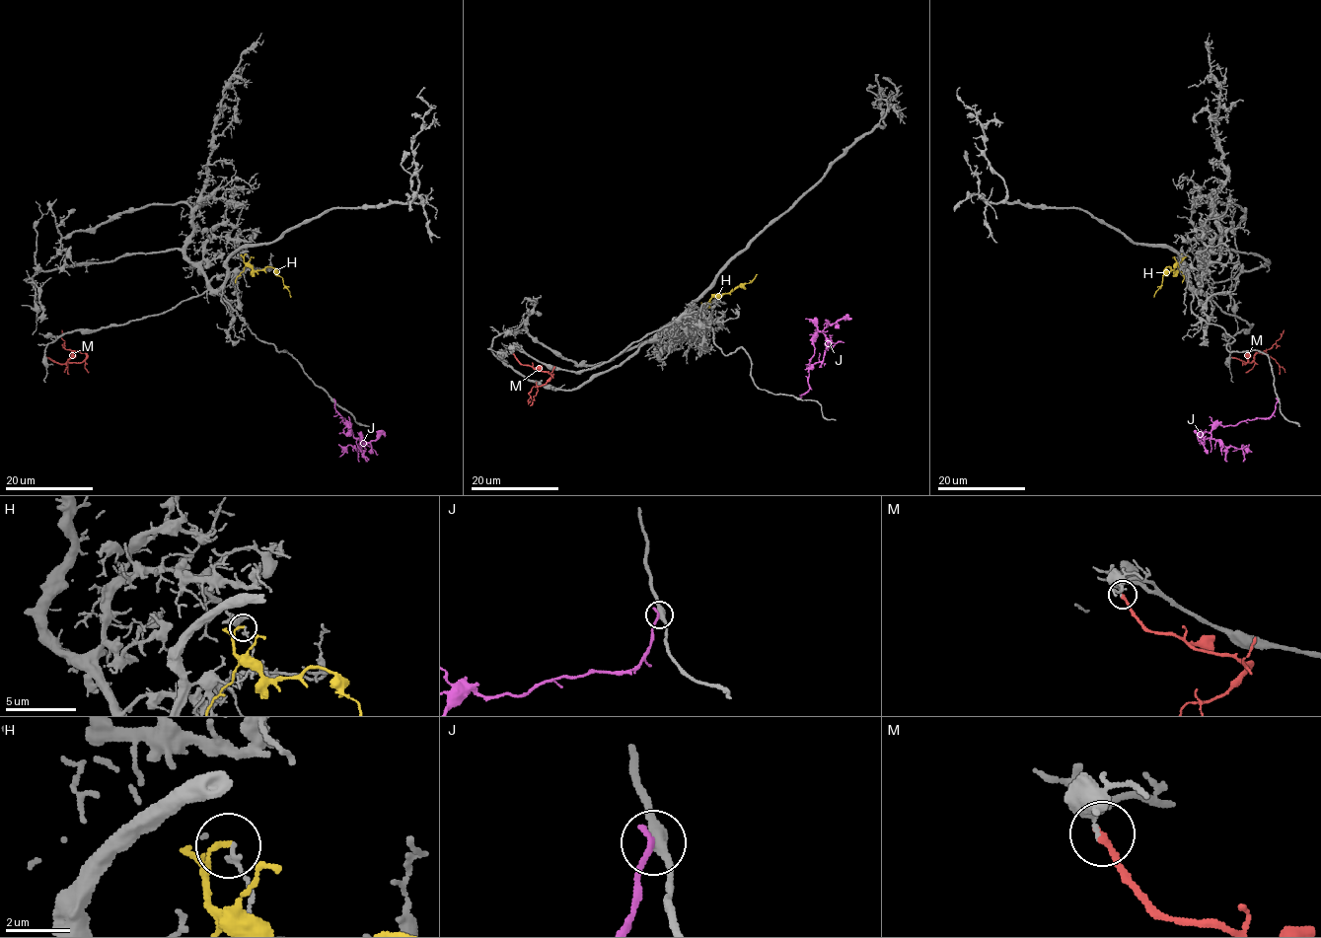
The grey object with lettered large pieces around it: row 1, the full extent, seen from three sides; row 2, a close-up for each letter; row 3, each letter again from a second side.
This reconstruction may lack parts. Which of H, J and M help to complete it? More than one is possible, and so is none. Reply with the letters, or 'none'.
none

